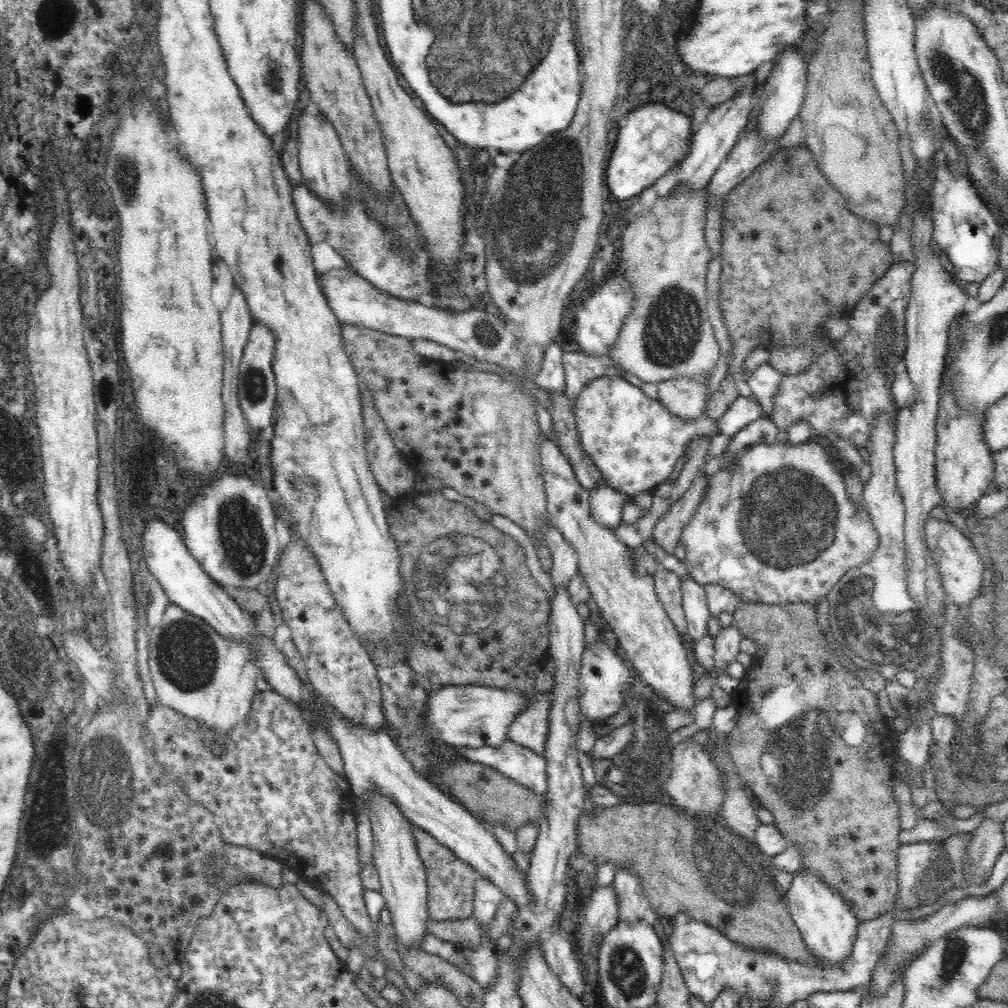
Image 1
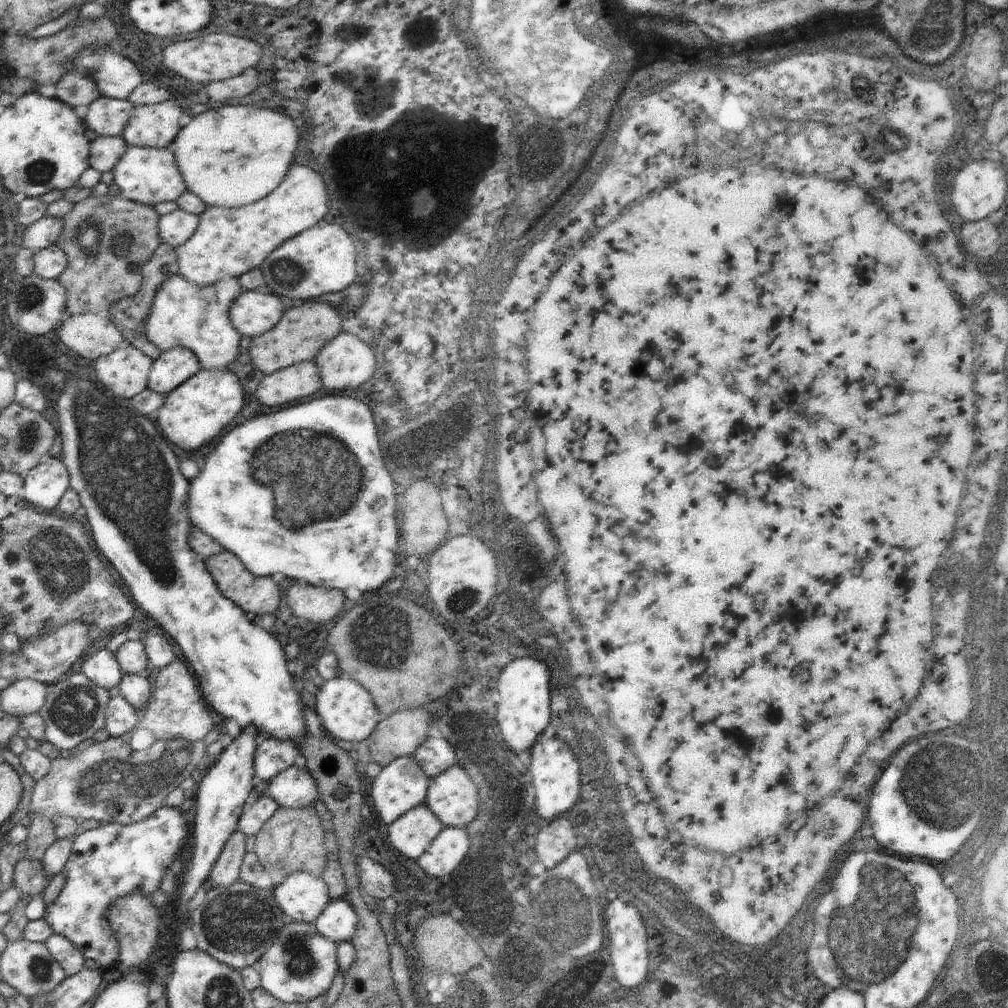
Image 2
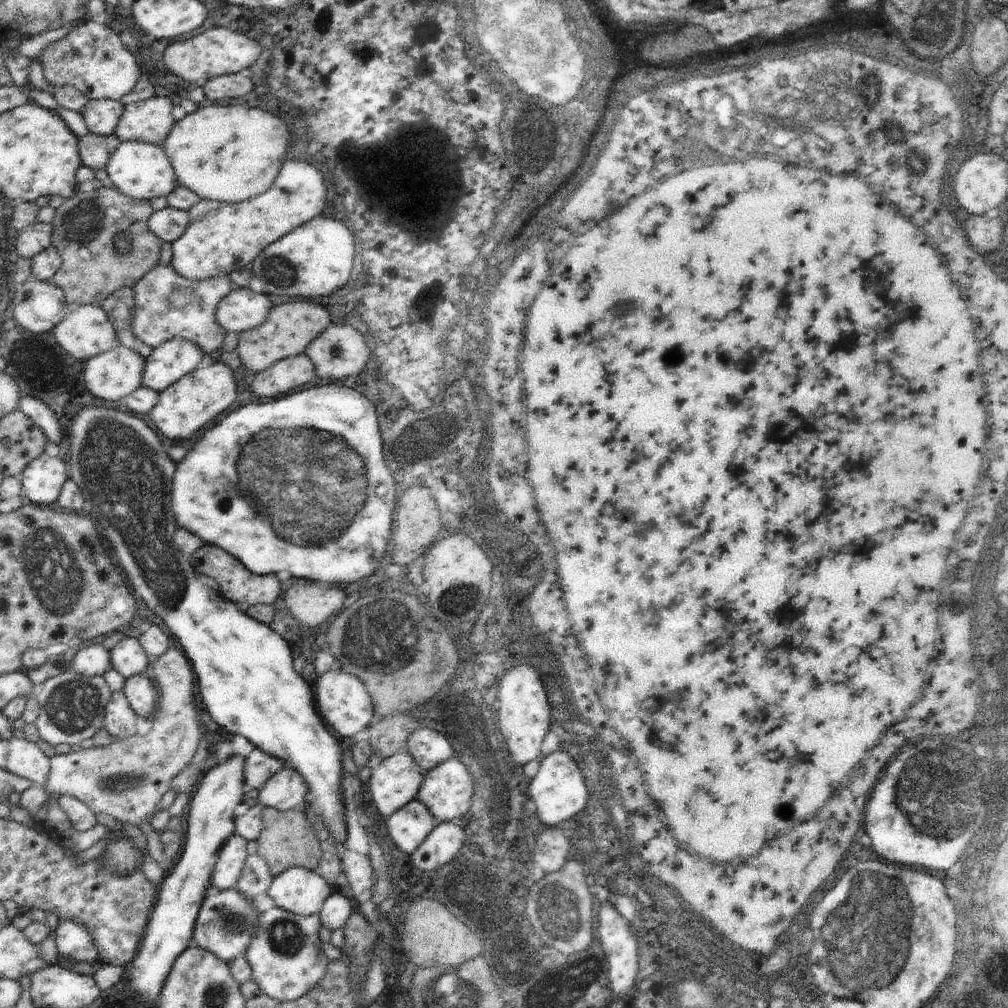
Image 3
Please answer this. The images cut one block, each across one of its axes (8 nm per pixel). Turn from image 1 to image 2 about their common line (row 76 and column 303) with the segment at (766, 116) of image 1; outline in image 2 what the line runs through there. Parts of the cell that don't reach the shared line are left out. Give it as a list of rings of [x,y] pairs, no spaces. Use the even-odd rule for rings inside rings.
[[[292,765],[275,776],[262,795],[270,795],[280,807],[299,809],[312,805],[319,796],[316,779],[307,767]]]

